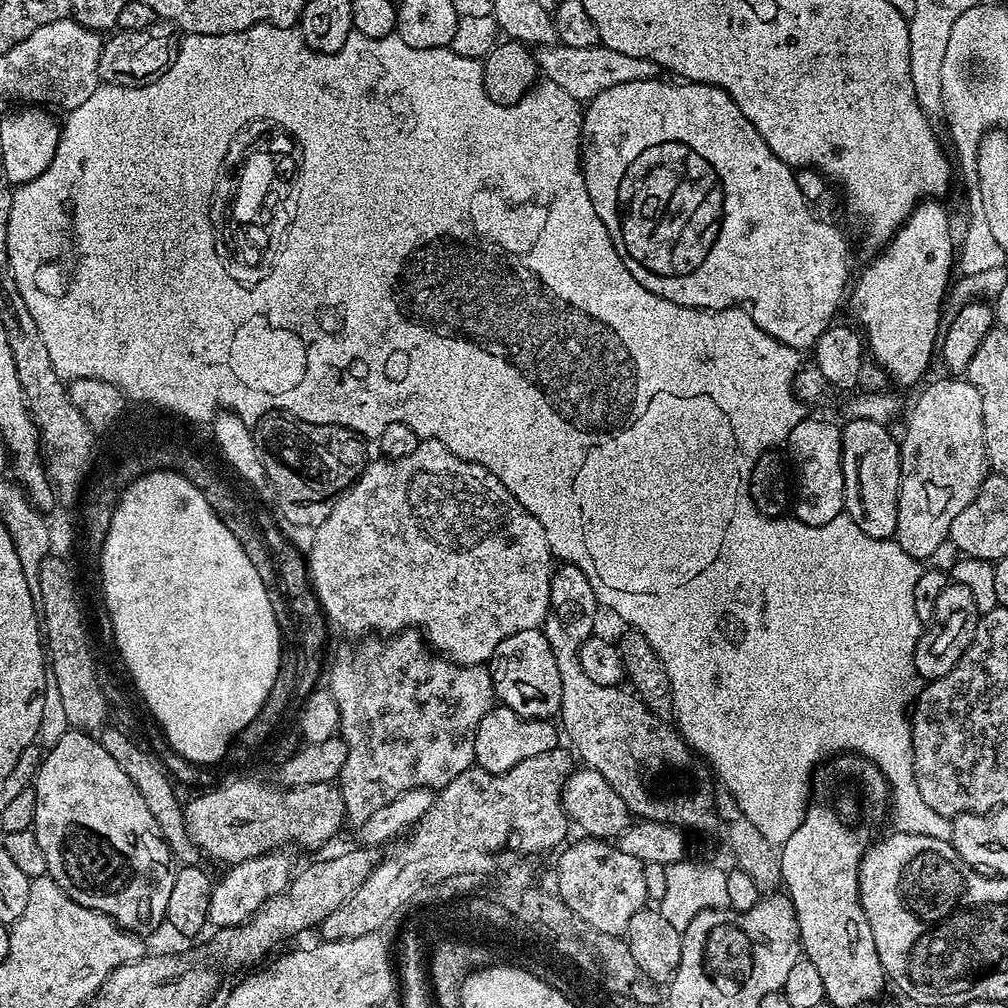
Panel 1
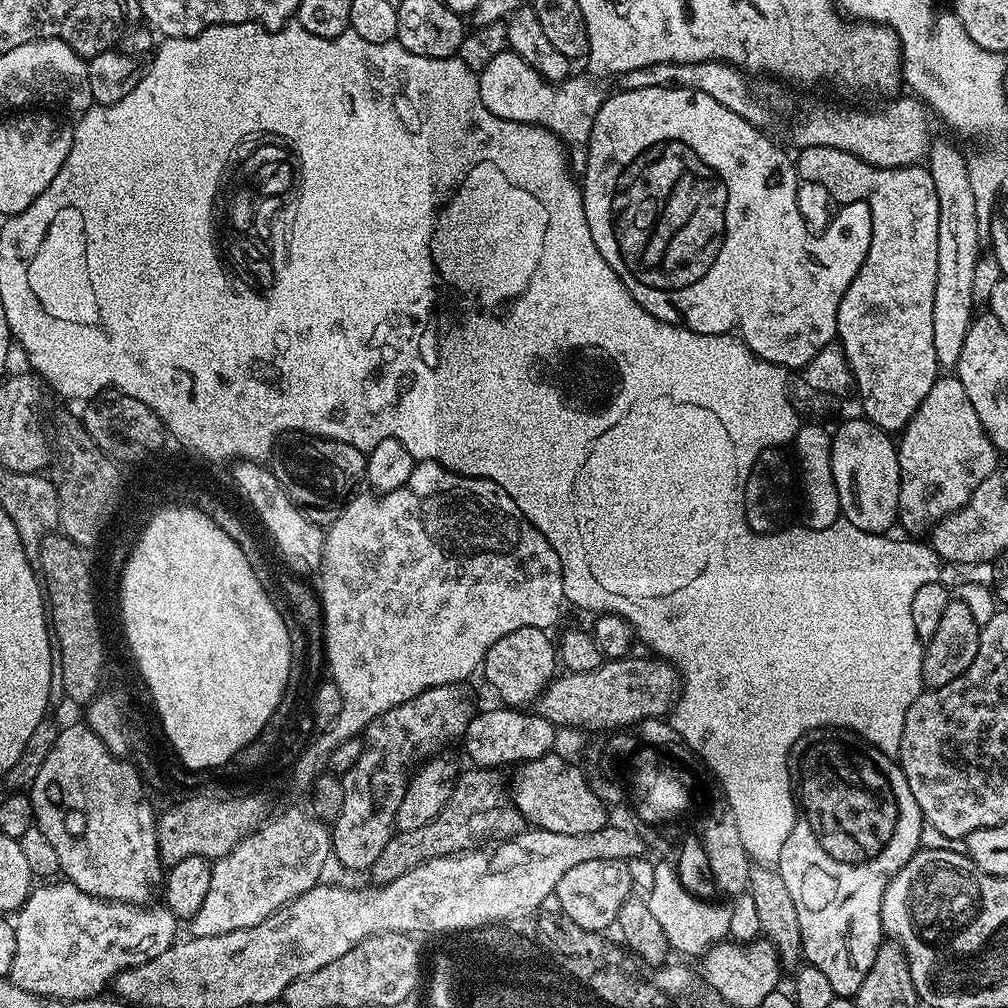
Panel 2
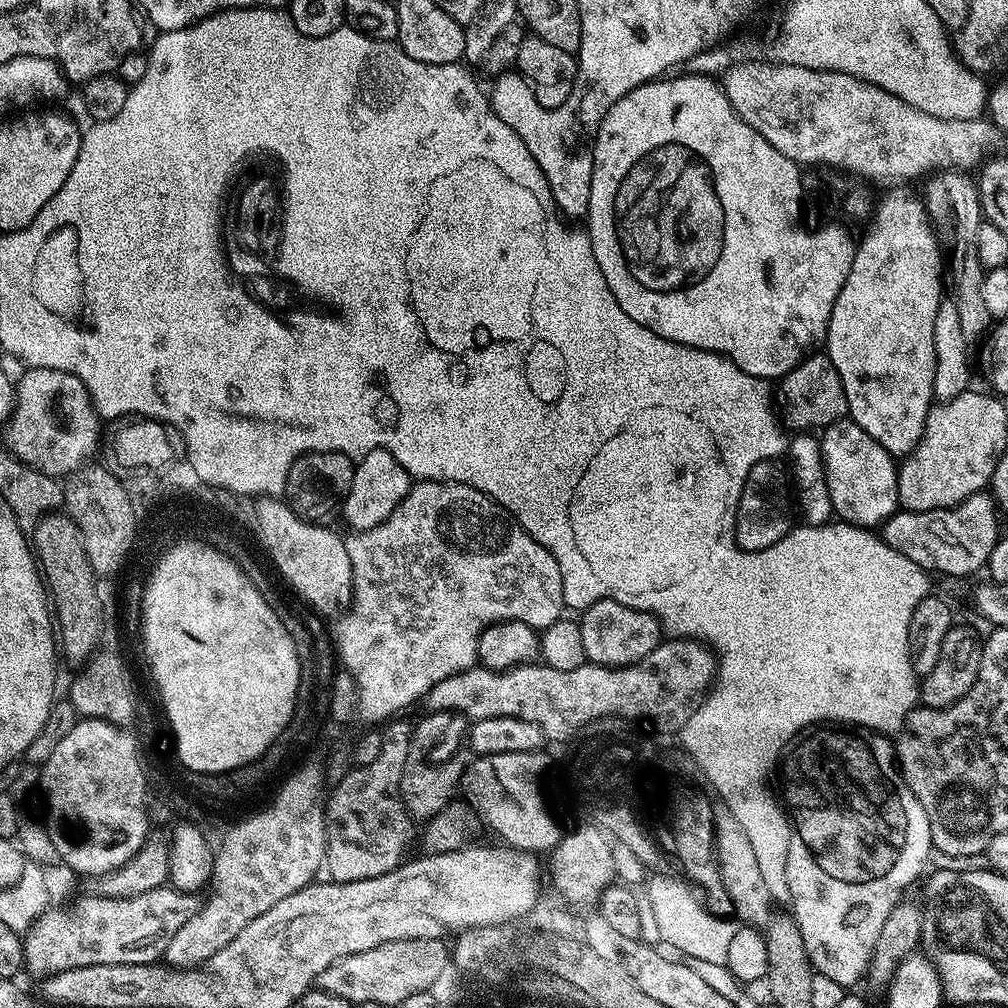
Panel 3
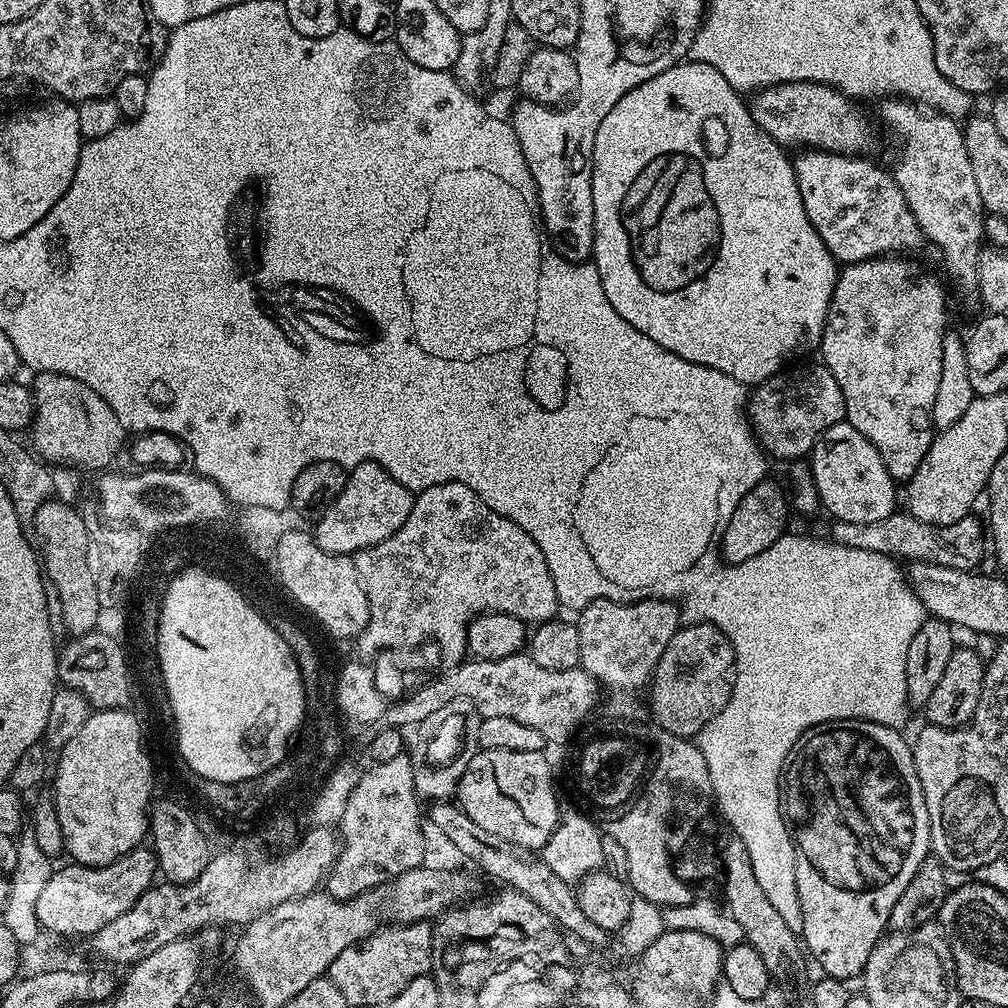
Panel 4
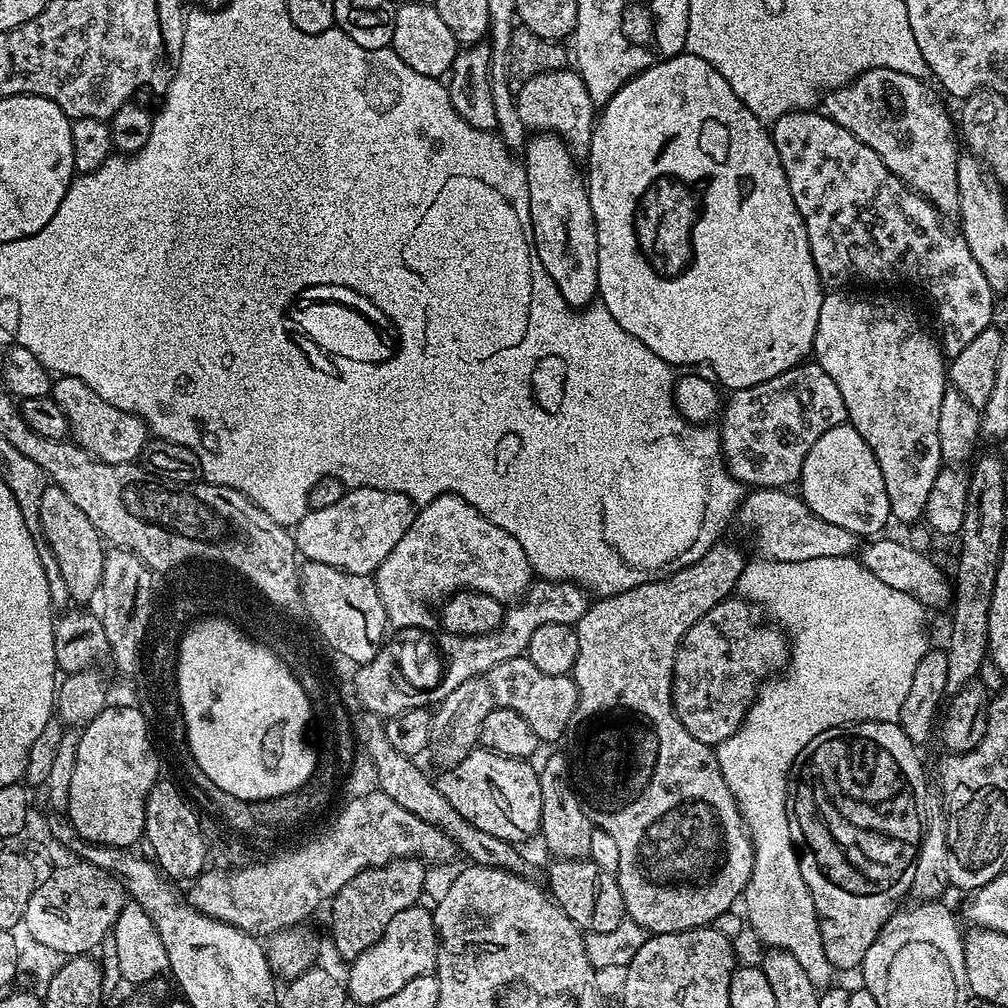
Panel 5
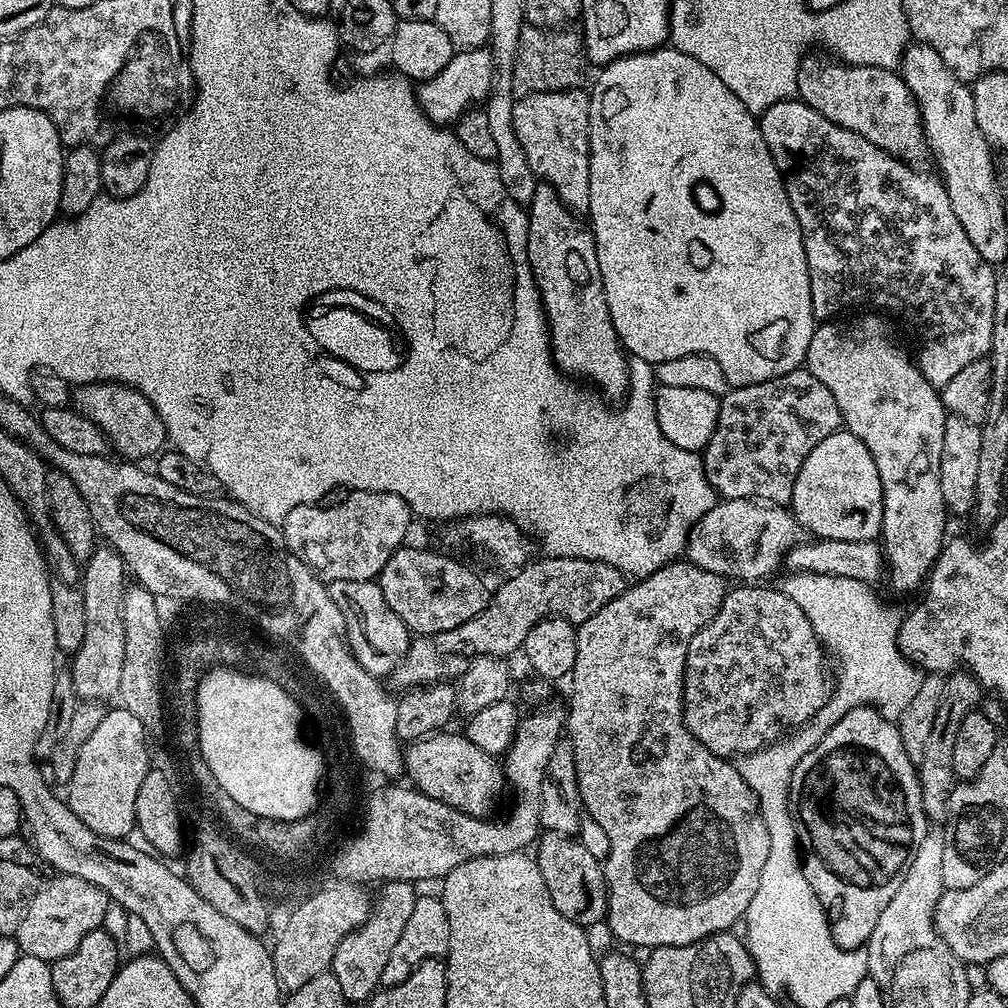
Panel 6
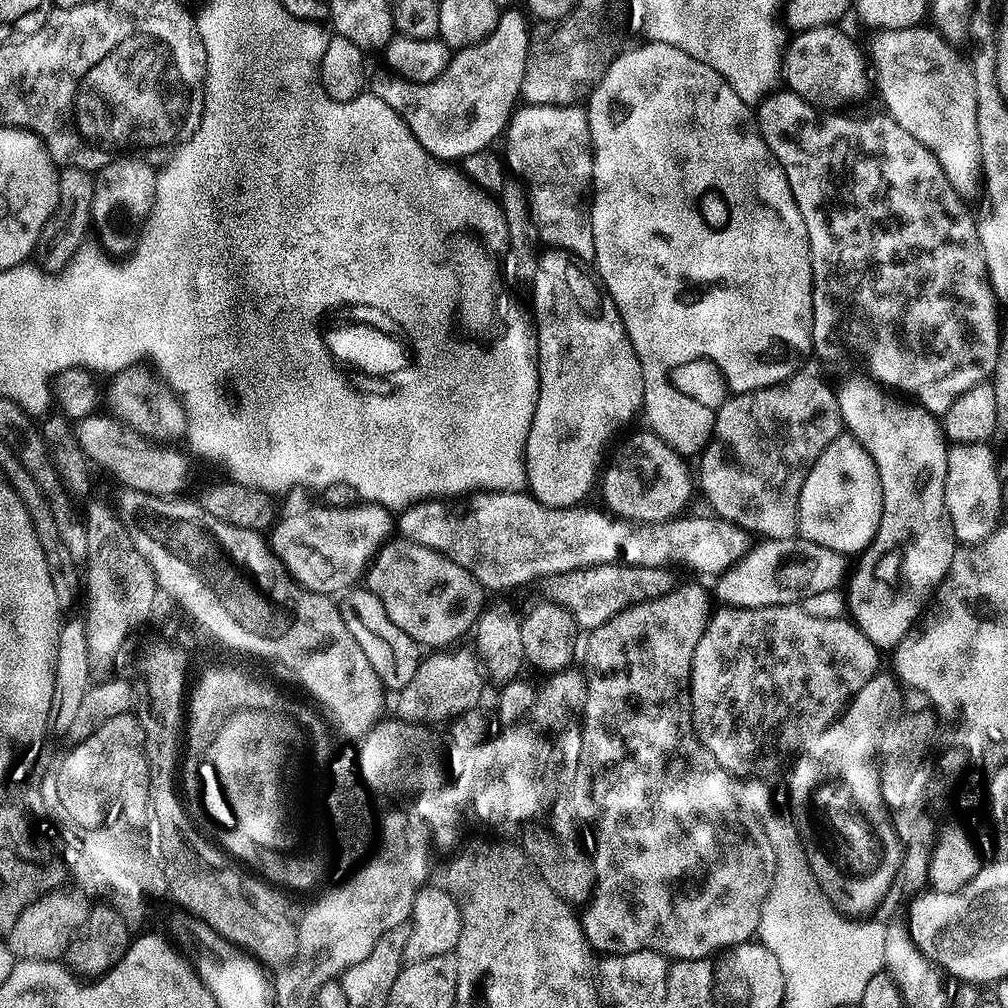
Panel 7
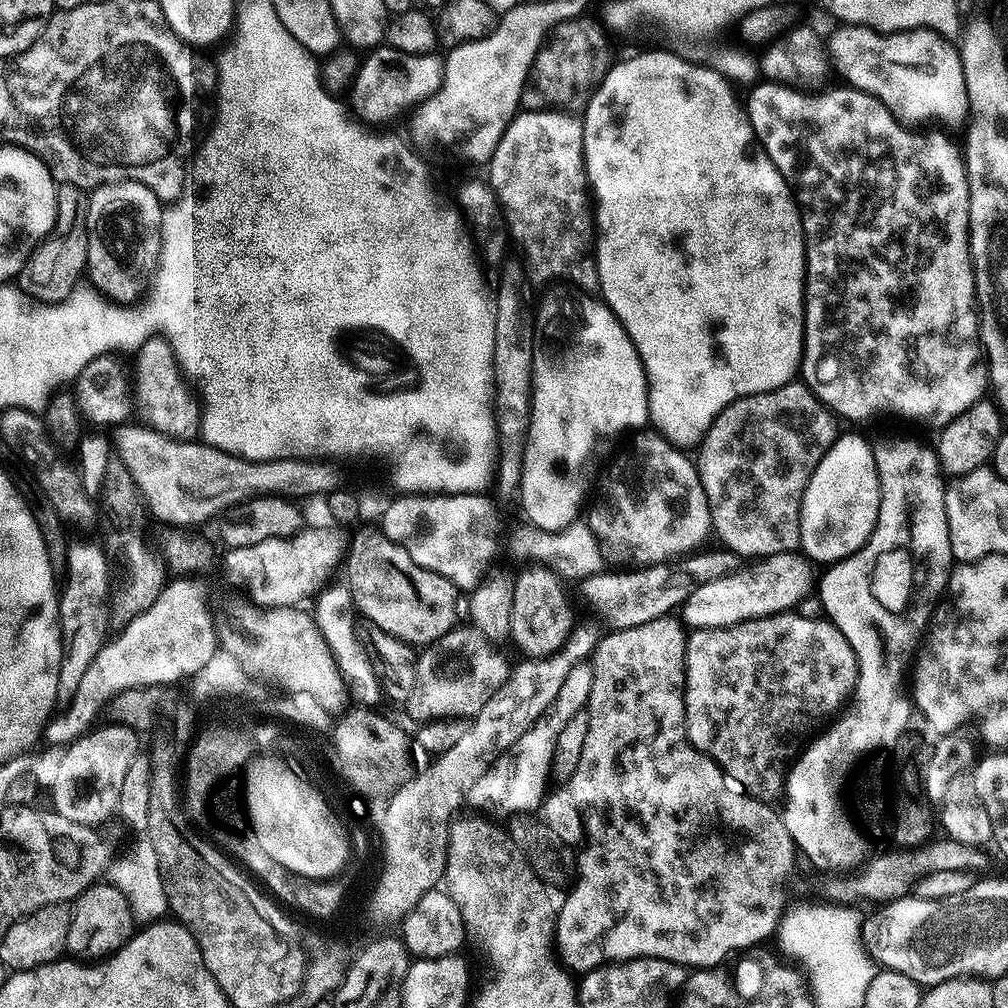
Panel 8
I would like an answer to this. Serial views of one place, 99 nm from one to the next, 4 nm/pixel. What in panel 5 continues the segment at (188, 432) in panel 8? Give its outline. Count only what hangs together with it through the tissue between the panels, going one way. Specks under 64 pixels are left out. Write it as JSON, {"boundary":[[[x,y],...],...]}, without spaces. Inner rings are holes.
{"boundary":[[[57,375],[50,395],[53,400],[58,402],[58,406],[62,406],[62,414],[66,414],[71,439],[80,447],[85,448],[94,459],[111,464],[131,464],[143,457],[150,443],[150,433],[148,427],[144,425],[144,421],[139,420],[134,414],[118,410],[118,406],[110,406],[110,402],[106,402],[106,398],[98,398],[98,394],[94,394],[94,390],[90,390],[90,386],[86,386],[86,382],[82,382],[76,376]]]}

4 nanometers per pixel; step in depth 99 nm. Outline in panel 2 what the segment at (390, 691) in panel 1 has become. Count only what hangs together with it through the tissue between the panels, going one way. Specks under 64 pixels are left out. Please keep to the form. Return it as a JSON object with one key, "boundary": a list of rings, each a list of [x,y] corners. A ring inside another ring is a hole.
{"boundary":[[[460,684],[434,686],[405,704],[394,706],[370,722],[362,733],[365,743],[358,762],[343,773],[342,810],[331,825],[331,855],[348,868],[370,870],[386,846],[396,811],[412,775],[426,760],[441,751],[444,739],[459,741],[474,715],[472,700]]]}

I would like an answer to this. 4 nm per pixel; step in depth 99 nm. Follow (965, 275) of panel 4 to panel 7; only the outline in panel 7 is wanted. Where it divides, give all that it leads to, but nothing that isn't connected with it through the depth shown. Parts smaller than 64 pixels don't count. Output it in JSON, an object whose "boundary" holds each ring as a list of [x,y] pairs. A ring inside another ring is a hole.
{"boundary":[[[836,24],[818,26],[817,29],[810,29],[806,30],[805,32],[797,32],[795,33],[795,35],[791,37],[791,39],[787,41],[786,47],[784,49],[784,58],[782,61],[782,80],[783,83],[786,85],[787,91],[793,92],[794,94],[798,94],[808,104],[814,104],[816,105],[817,108],[821,110],[844,110],[847,109],[844,108],[847,106],[847,104],[858,103],[859,100],[862,99],[863,96],[867,94],[868,88],[870,92],[870,72],[869,69],[868,72],[866,69],[864,69],[864,60],[866,64],[865,53],[863,56],[863,54],[860,53],[858,49],[856,49],[855,42],[852,41],[851,38],[848,37],[847,34],[844,33],[842,29],[840,29],[840,26],[837,26]]]}

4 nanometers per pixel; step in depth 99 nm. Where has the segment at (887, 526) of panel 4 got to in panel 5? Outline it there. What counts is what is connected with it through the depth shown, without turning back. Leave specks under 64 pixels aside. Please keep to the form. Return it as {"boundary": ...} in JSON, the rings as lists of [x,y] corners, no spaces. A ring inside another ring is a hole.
{"boundary":[[[757,488],[749,491],[738,504],[738,524],[752,528],[761,557],[778,562],[806,562],[810,558],[842,558],[857,551],[858,537],[834,522],[818,518],[799,495],[782,488]]]}

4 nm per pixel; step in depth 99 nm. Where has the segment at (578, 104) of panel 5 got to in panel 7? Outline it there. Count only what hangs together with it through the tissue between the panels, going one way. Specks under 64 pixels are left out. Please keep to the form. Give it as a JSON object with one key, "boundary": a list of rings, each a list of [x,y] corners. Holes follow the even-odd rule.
{"boundary":[[[554,104],[517,107],[508,121],[503,144],[507,169],[527,187],[529,210],[539,239],[545,245],[563,249],[577,261],[595,261],[592,218],[586,207],[592,183],[592,139],[587,111],[580,106]]]}

